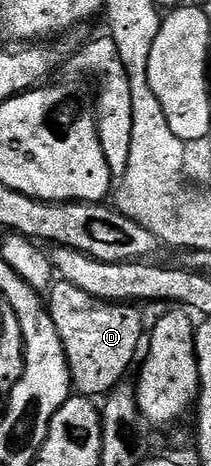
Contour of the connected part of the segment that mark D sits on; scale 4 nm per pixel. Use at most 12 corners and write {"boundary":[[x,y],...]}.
{"boundary":[[54,283],[72,387],[104,397],[143,344],[141,312]]}

